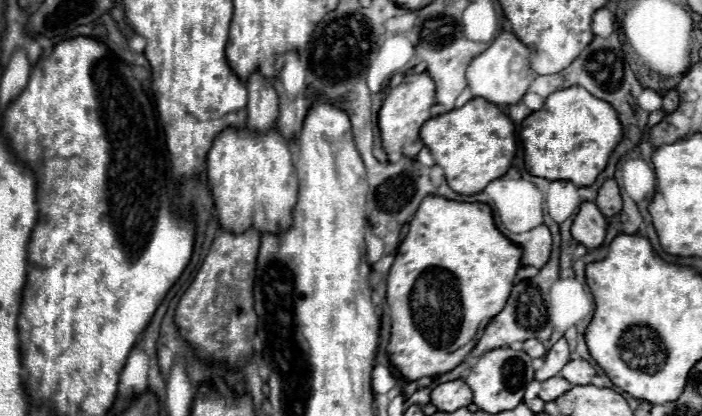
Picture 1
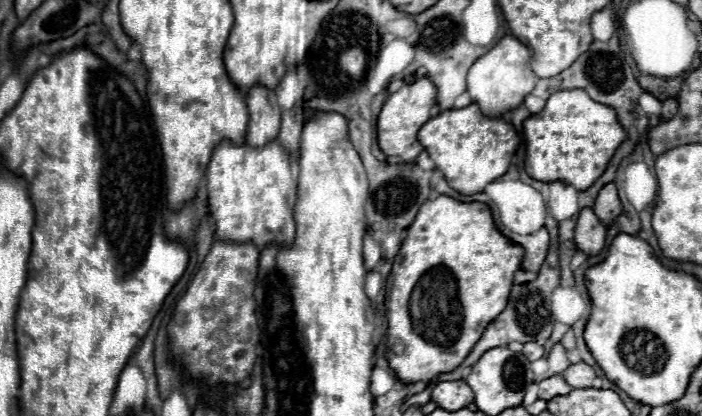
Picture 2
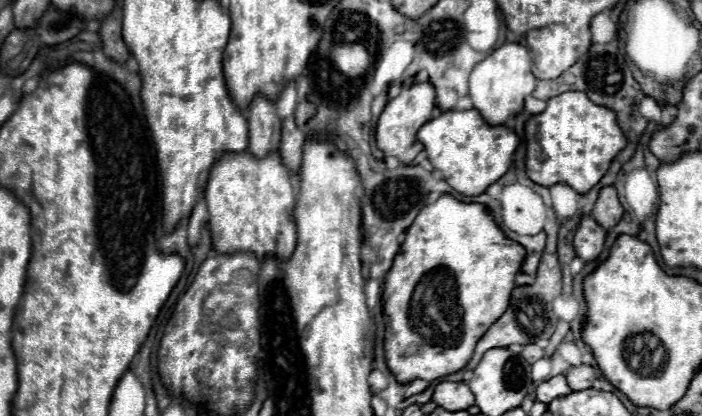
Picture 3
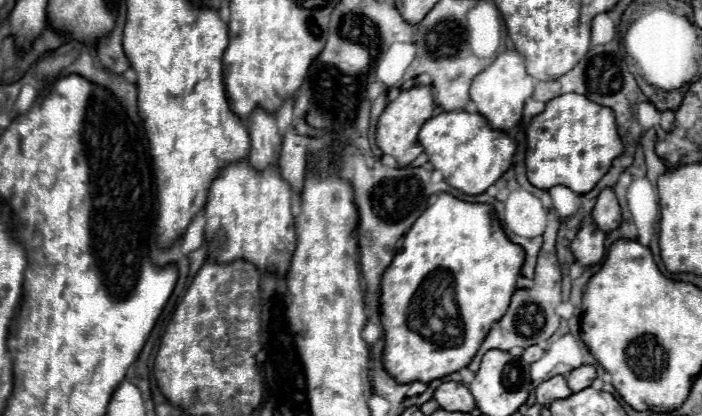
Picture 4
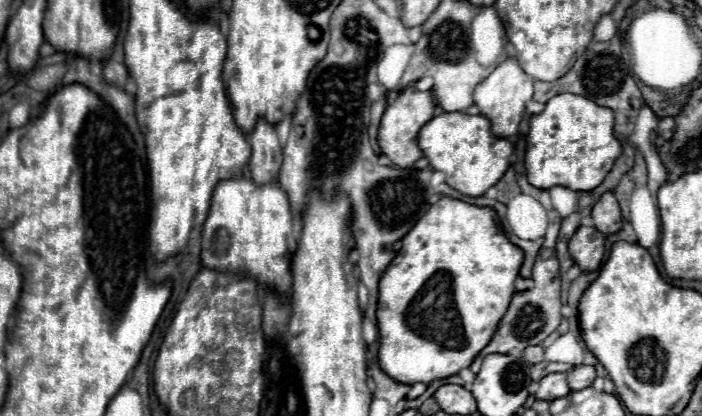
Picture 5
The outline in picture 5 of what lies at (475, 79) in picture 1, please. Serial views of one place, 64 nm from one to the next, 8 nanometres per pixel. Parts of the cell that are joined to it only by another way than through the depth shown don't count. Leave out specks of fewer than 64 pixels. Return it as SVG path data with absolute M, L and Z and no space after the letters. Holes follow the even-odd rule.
M506 58L496 70L482 80L474 90L474 102L480 108L480 112L490 120L492 134L496 138L512 138L518 134L518 126L524 118L526 102L532 100L532 84L534 78L524 74L524 70L518 66L516 58Z

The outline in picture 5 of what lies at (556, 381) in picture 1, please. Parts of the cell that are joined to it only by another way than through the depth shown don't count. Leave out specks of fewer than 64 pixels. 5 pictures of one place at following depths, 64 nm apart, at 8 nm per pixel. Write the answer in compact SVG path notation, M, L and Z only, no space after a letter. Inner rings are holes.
M554 372L540 380L536 398L538 400L554 400L554 398L562 398L566 394L570 394L570 388L566 382L566 372Z

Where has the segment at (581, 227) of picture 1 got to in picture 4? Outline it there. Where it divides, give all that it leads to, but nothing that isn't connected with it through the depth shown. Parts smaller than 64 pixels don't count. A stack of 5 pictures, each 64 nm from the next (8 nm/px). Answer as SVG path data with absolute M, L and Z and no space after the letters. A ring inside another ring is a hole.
M596 224L582 226L576 238L570 242L570 250L582 266L594 266L604 258L604 240L606 234L598 230Z

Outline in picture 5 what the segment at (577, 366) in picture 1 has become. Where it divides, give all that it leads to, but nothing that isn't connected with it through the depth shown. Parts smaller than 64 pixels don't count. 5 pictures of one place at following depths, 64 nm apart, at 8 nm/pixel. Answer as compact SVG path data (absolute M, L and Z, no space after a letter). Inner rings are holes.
M576 366L568 372L568 386L570 390L584 390L592 386L594 378L596 378L594 366Z

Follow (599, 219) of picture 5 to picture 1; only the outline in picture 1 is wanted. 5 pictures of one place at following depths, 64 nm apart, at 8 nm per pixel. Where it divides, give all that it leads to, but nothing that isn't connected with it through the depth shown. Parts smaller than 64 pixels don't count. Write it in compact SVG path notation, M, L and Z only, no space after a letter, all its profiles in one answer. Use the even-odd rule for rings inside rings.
M606 180L598 192L596 198L596 206L600 208L600 212L610 218L616 216L622 210L622 198L620 198L620 190L618 184L614 180Z

